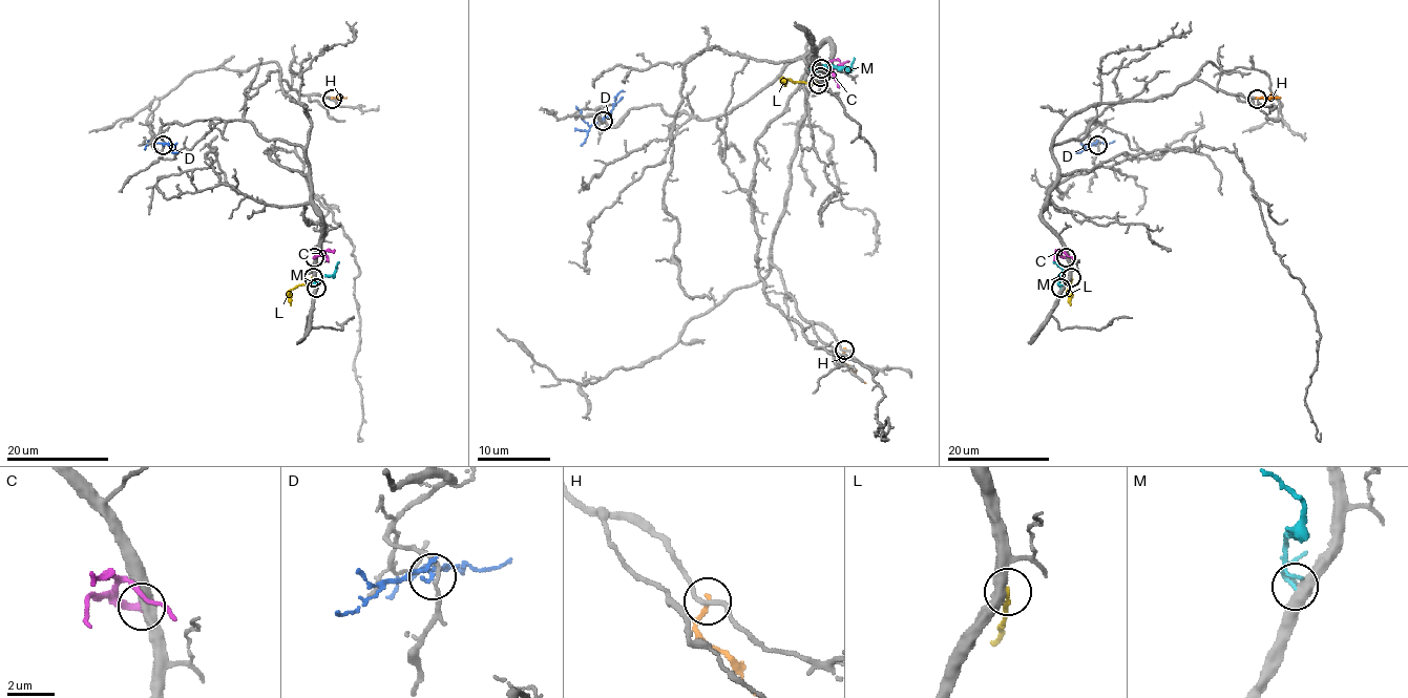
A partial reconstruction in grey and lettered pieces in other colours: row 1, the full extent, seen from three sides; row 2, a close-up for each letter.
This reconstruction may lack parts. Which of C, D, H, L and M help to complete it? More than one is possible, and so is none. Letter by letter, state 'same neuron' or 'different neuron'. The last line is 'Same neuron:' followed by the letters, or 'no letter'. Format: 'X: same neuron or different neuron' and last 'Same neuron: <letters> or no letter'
C: different neuron
D: different neuron
H: different neuron
L: different neuron
M: different neuron
Same neuron: no letter

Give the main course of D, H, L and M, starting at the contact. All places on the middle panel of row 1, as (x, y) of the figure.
D: (604, 121), (589, 125), (576, 108)
H: (844, 351), (840, 359), (866, 383)
L: (818, 84), (793, 83), (787, 79), (785, 83)
M: (822, 68), (827, 64), (852, 69), (853, 57)

